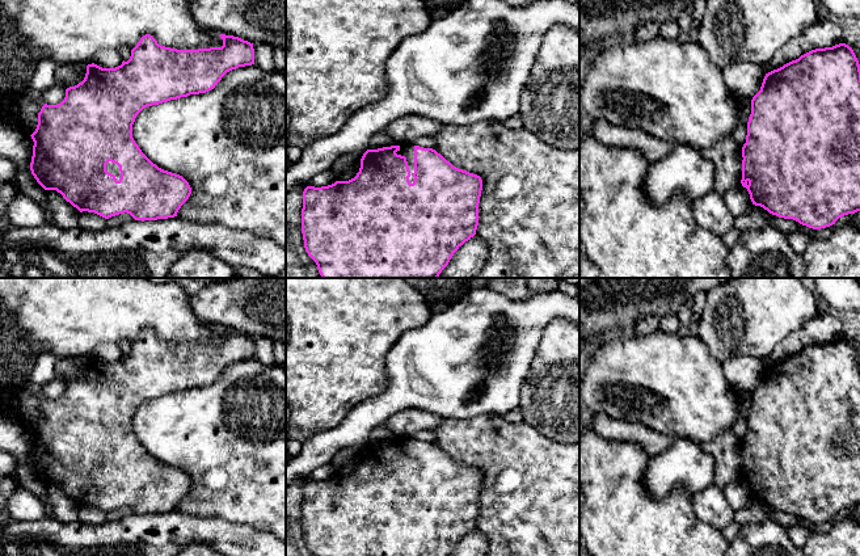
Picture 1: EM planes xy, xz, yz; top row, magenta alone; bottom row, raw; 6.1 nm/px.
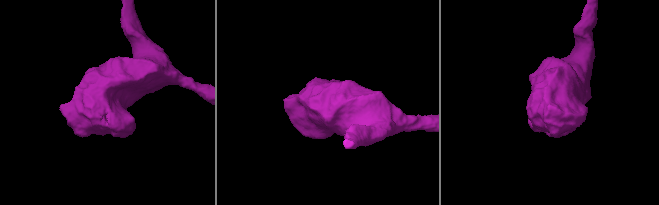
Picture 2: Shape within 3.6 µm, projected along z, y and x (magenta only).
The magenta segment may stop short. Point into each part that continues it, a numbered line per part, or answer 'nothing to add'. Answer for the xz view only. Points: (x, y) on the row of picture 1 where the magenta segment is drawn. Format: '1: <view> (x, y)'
1: xz (408, 151)

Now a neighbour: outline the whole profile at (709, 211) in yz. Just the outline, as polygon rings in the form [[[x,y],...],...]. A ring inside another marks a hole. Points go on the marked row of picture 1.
[[[713,190],[695,199],[692,203],[694,219],[701,227],[718,237],[734,228],[735,216],[725,203],[724,197]]]

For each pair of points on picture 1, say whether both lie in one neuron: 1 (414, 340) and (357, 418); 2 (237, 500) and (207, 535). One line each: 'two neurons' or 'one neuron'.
1: one neuron
2: two neurons

